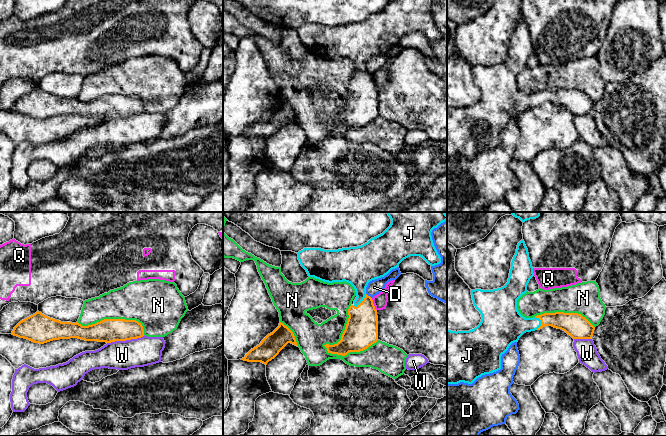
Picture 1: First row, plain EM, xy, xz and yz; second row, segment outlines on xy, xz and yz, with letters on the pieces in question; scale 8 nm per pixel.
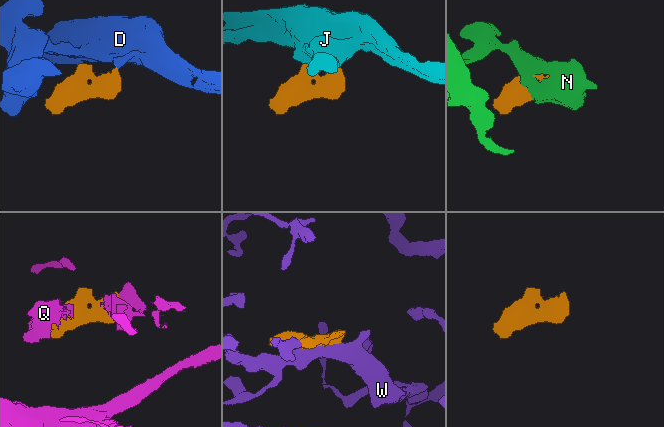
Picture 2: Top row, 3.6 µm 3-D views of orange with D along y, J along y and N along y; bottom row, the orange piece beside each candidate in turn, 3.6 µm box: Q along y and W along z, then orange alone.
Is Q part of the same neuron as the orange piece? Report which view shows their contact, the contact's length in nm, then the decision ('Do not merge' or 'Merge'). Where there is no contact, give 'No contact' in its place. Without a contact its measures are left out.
Touches orange in xz. Shared border 110 nm. Do not merge

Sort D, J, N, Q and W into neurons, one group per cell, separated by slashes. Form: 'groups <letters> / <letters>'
groups D / J / N / Q / W

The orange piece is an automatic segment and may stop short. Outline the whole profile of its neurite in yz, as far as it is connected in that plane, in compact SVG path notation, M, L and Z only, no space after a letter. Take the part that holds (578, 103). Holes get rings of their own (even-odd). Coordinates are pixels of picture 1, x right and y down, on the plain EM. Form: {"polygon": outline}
{"polygon": "M521 16L511 38L508 58L503 63L493 66L471 66L473 80L482 95L477 103L469 107L456 108L447 105L447 160L472 160L482 151L500 146L501 132L526 108L552 102L565 107L573 115L592 114L595 103L581 90L555 88L525 94L519 89L517 76L527 68L527 61L533 52L528 25L524 16Z"}

